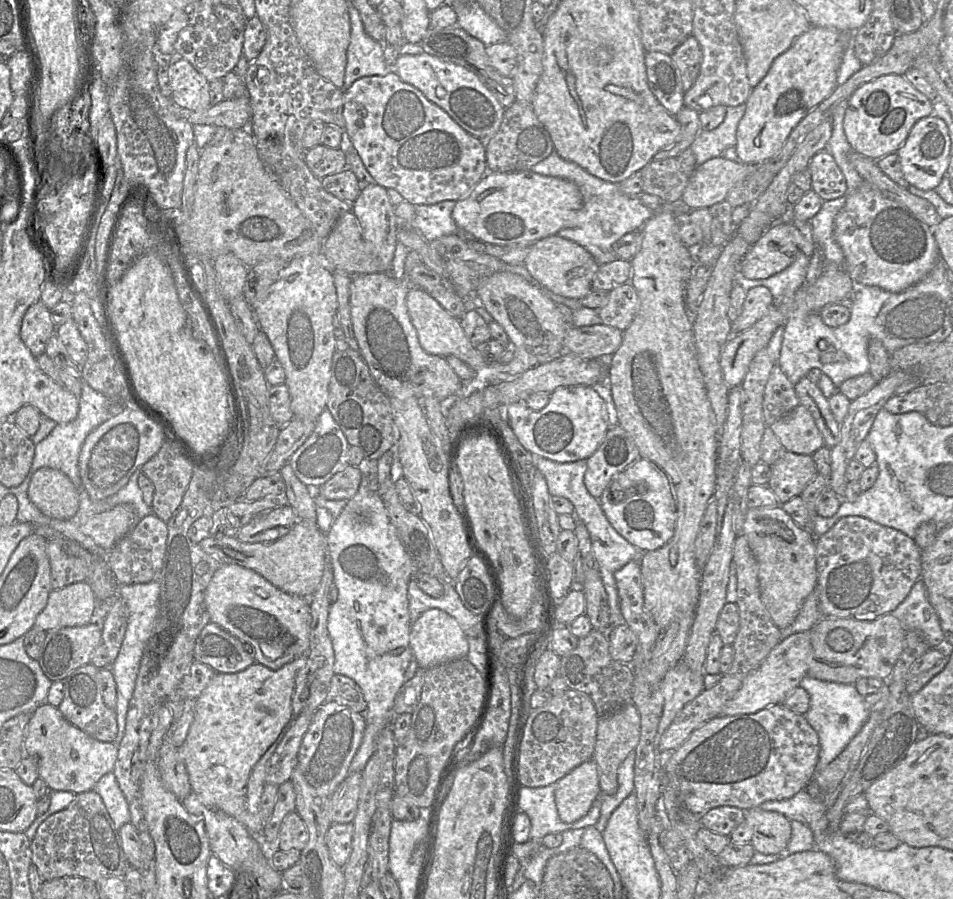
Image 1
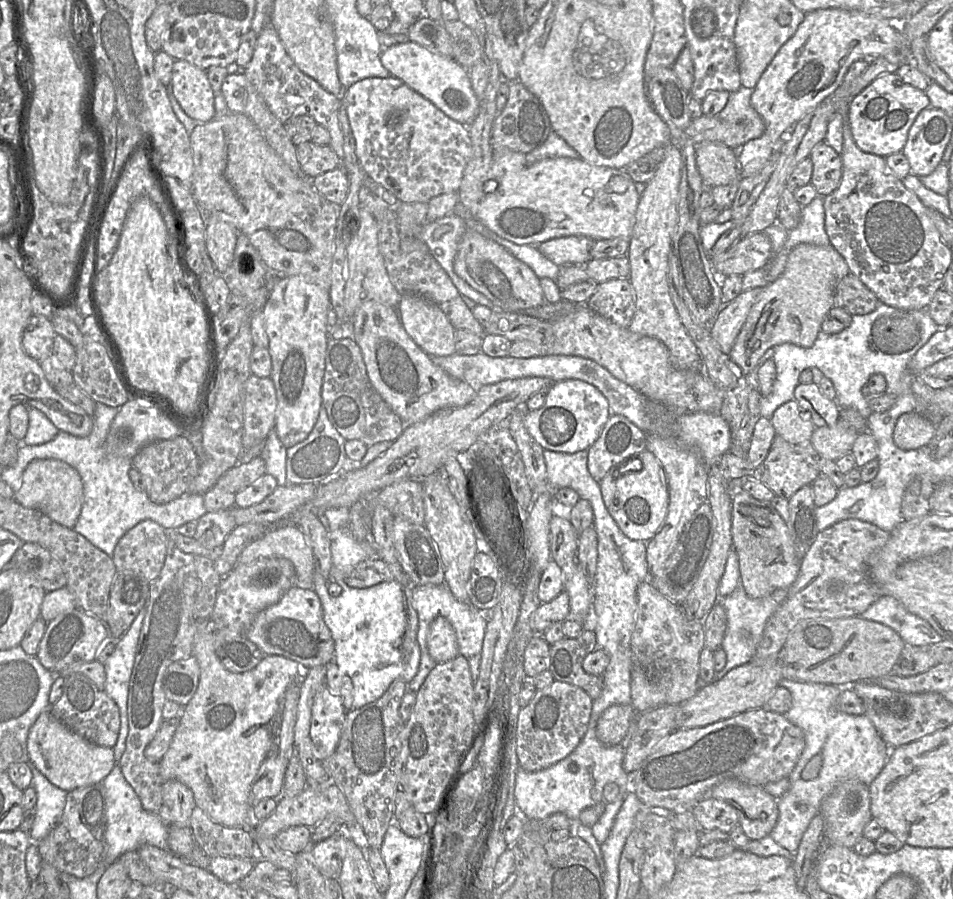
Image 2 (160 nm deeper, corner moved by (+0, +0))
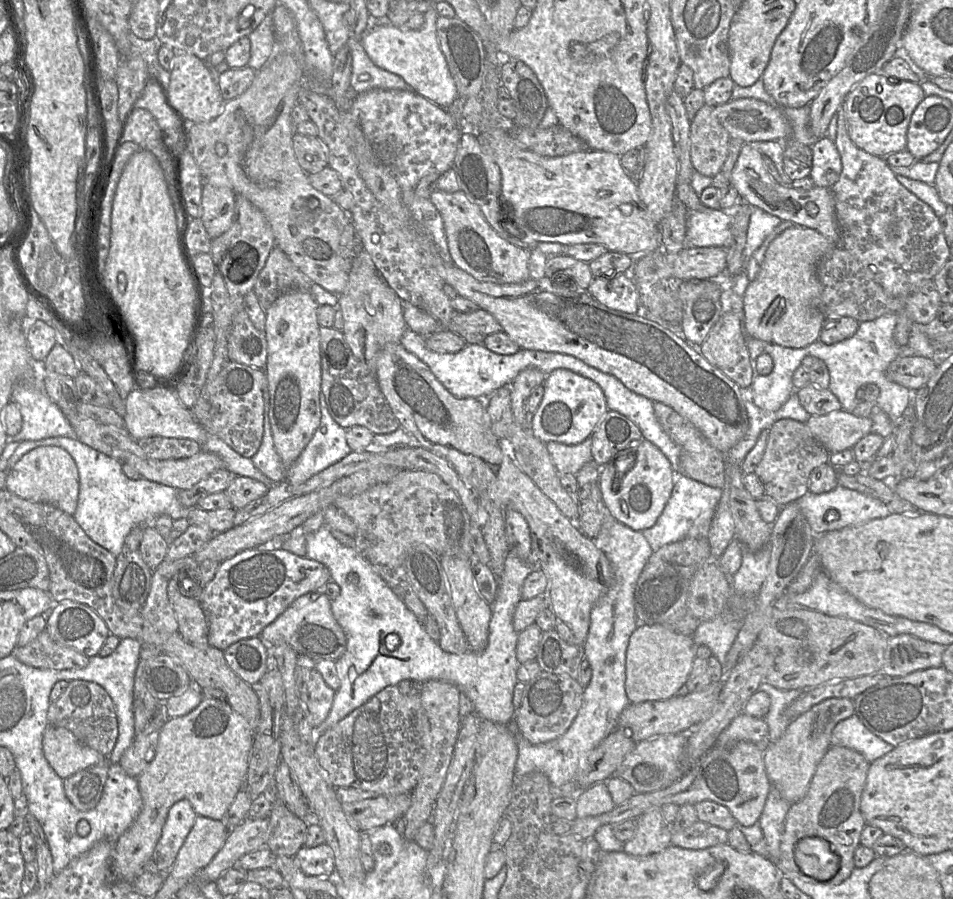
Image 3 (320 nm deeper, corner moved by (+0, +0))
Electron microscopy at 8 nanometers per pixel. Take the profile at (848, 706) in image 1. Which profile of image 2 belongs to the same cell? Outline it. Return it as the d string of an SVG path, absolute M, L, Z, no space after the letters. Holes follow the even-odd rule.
M784 678L779 686L787 688L792 695L792 706L785 716L803 730L805 747L787 777L790 782L789 790L777 799L779 815L770 836L780 846L795 854L804 832L819 812L823 799L843 781L858 780L869 786L884 768L891 748L865 714L850 715L838 709L838 698L845 687ZM816 755L821 755L822 758L820 773L815 779L804 780L802 771Z

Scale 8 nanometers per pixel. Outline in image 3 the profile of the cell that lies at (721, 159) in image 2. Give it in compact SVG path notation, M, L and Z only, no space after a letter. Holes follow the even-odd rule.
M704 104L690 123L690 158L695 171L704 176L714 177L727 158L730 138L716 117L714 107Z

